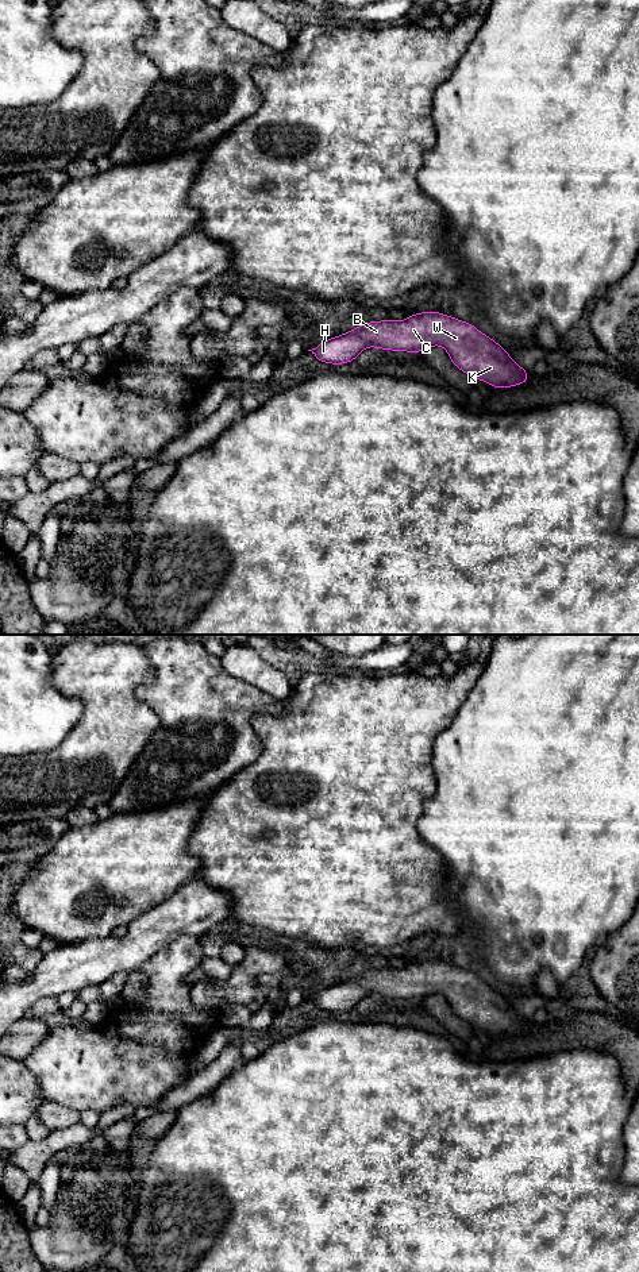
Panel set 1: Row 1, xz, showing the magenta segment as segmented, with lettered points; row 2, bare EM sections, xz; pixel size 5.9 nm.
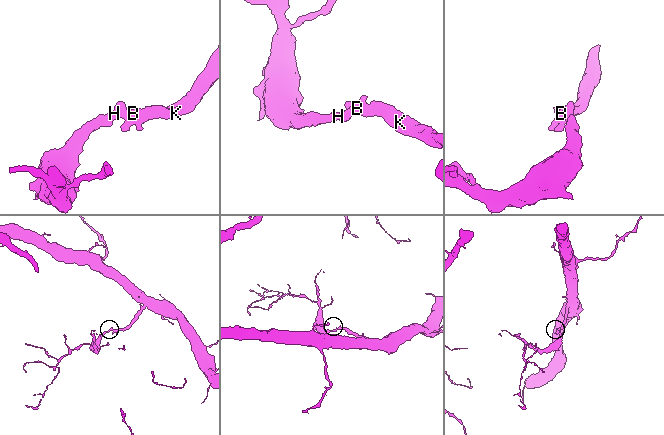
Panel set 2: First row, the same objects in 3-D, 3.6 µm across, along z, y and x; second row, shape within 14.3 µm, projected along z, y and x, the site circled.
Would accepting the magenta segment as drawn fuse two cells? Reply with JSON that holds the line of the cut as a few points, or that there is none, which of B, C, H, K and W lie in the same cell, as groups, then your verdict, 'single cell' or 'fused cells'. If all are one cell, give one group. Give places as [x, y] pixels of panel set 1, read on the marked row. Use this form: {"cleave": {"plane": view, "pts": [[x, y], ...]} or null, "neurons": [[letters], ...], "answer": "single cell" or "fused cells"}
{"cleave": null, "neurons": [["B", "C", "H", "K", "W"]], "answer": "single cell"}

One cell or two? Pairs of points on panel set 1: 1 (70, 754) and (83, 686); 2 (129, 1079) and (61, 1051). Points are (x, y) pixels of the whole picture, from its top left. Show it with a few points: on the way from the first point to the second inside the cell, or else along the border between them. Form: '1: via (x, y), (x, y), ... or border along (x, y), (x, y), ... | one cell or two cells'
1: via (87, 737), (91, 733), (91, 702) | one cell
2: via (112, 1068), (77, 1067) | one cell

